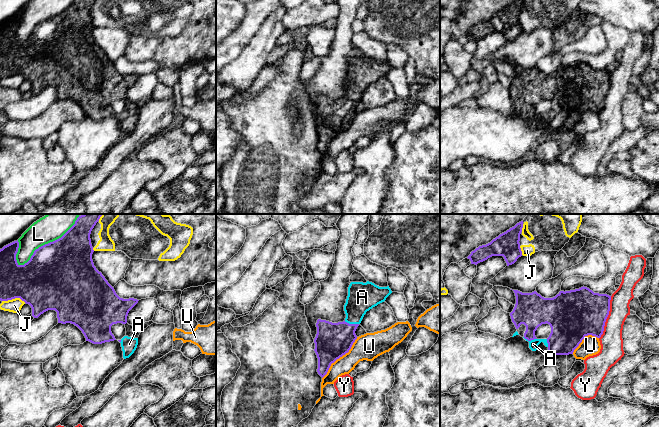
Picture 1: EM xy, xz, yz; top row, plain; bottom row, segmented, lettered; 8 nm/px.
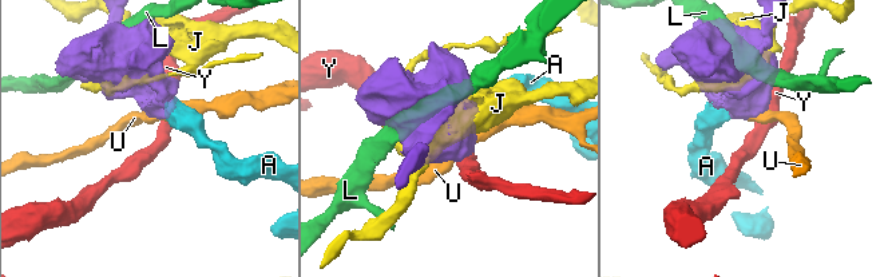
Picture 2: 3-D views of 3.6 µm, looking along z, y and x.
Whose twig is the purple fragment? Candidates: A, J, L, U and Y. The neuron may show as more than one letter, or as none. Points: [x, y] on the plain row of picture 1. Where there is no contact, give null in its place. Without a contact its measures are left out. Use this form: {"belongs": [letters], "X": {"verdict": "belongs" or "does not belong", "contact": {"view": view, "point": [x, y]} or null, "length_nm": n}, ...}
{"belongs": ["A"], "A": {"verdict": "belongs", "contact": {"view": "xz", "point": [351, 100]}, "length_nm": 120}, "J": {"verdict": "does not belong", "contact": {"view": "xy", "point": [14, 74]}, "length_nm": 190}, "L": {"verdict": "does not belong", "contact": {"view": "xy", "point": [45, 20]}, "length_nm": 550}, "U": {"verdict": "does not belong", "contact": {"view": "xz", "point": [339, 133]}, "length_nm": 440}, "Y": {"verdict": "does not belong", "contact": {"view": "yz", "point": [607, 92]}, "length_nm": 360}}

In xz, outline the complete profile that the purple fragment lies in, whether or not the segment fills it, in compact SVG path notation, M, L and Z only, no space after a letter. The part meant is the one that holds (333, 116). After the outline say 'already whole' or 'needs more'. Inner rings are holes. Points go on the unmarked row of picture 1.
M318 95L317 110L314 115L315 129L318 134L318 150L323 154L332 139L345 131L357 115L355 107L359 100L345 97L332 99Z; already whole

